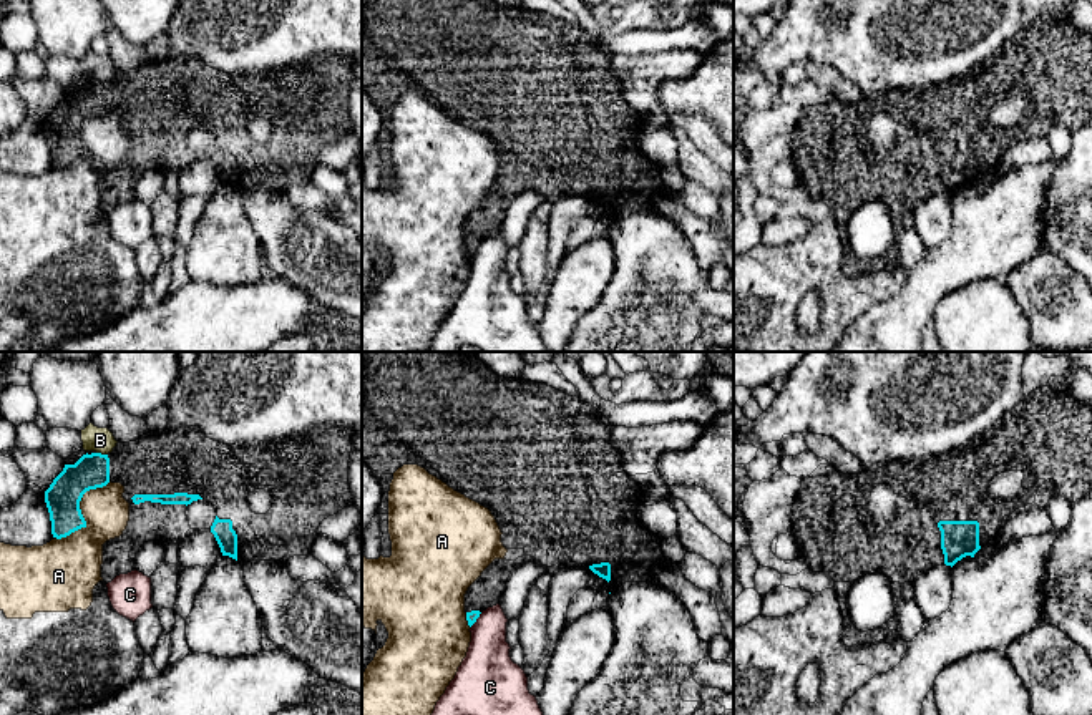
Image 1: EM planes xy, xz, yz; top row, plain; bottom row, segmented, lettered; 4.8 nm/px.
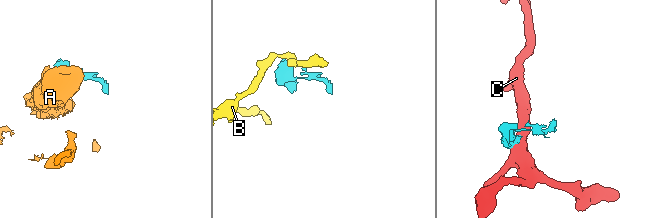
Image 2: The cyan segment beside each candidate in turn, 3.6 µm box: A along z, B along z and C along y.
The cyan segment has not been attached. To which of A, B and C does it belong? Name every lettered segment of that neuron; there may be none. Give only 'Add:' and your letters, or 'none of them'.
Add: none of them

